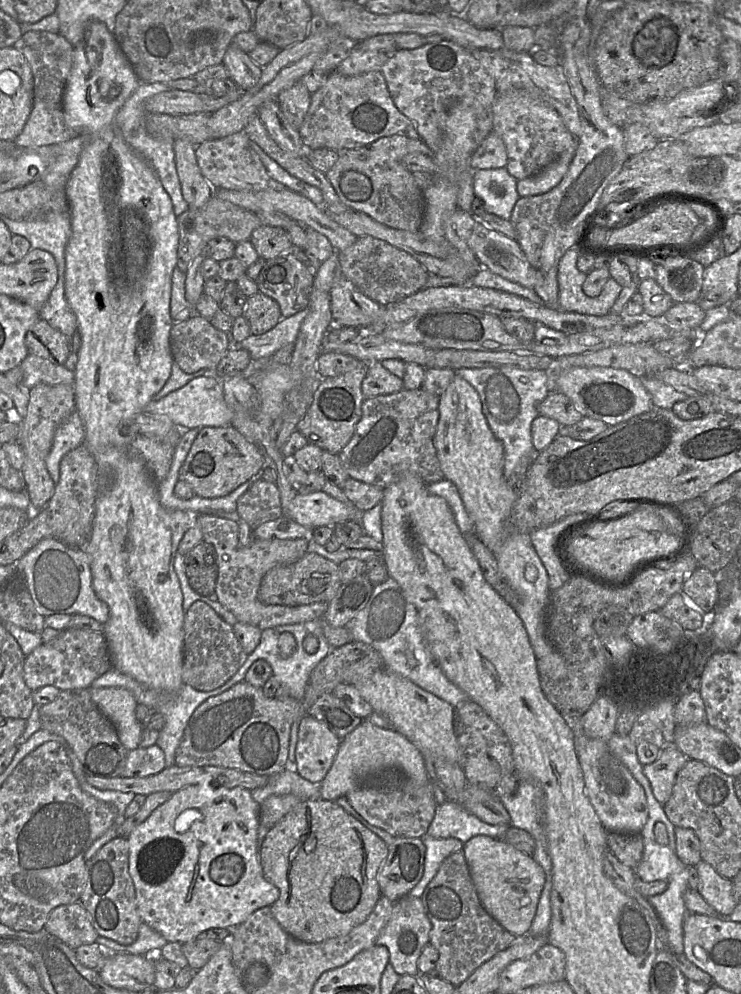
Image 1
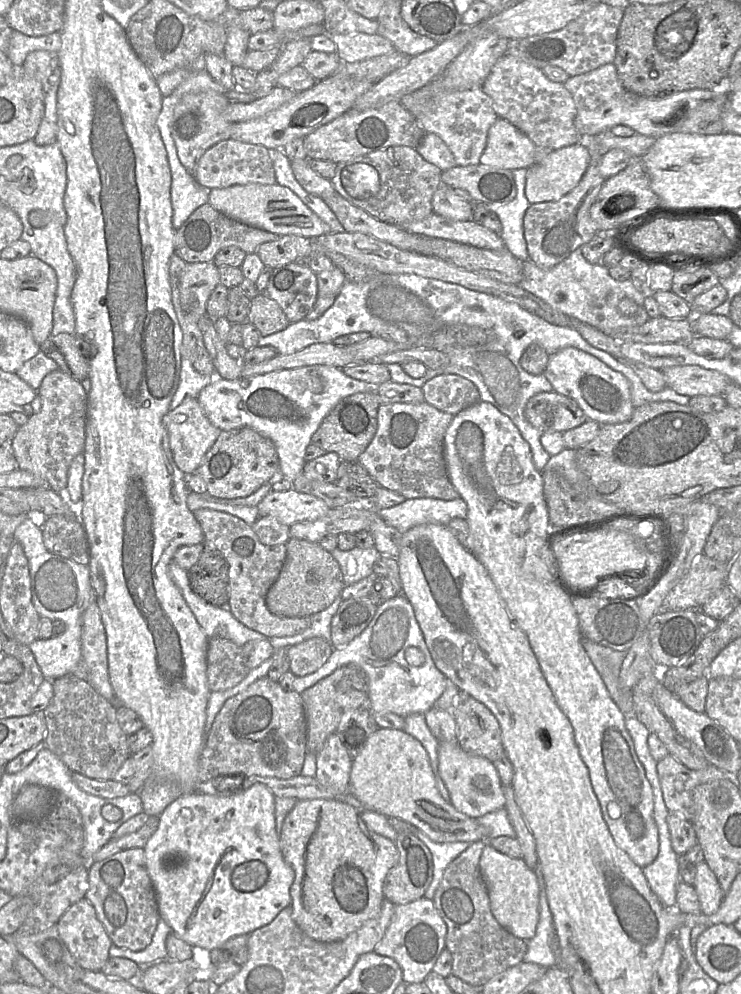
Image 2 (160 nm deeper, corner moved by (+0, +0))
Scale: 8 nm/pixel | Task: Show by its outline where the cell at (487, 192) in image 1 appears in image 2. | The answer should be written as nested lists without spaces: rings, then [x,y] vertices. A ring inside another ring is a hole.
[[[514,169],[513,176],[517,187],[514,200],[508,203],[493,203],[487,205],[495,213],[502,224],[500,236],[505,248],[522,262],[528,261],[527,245],[524,238],[523,219],[531,203],[525,196],[526,169]]]

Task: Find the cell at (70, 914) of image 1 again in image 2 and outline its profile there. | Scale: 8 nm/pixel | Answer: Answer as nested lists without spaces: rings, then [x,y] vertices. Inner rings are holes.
[[[86,899],[71,905],[56,923],[58,933],[83,970],[102,971],[113,944]]]

